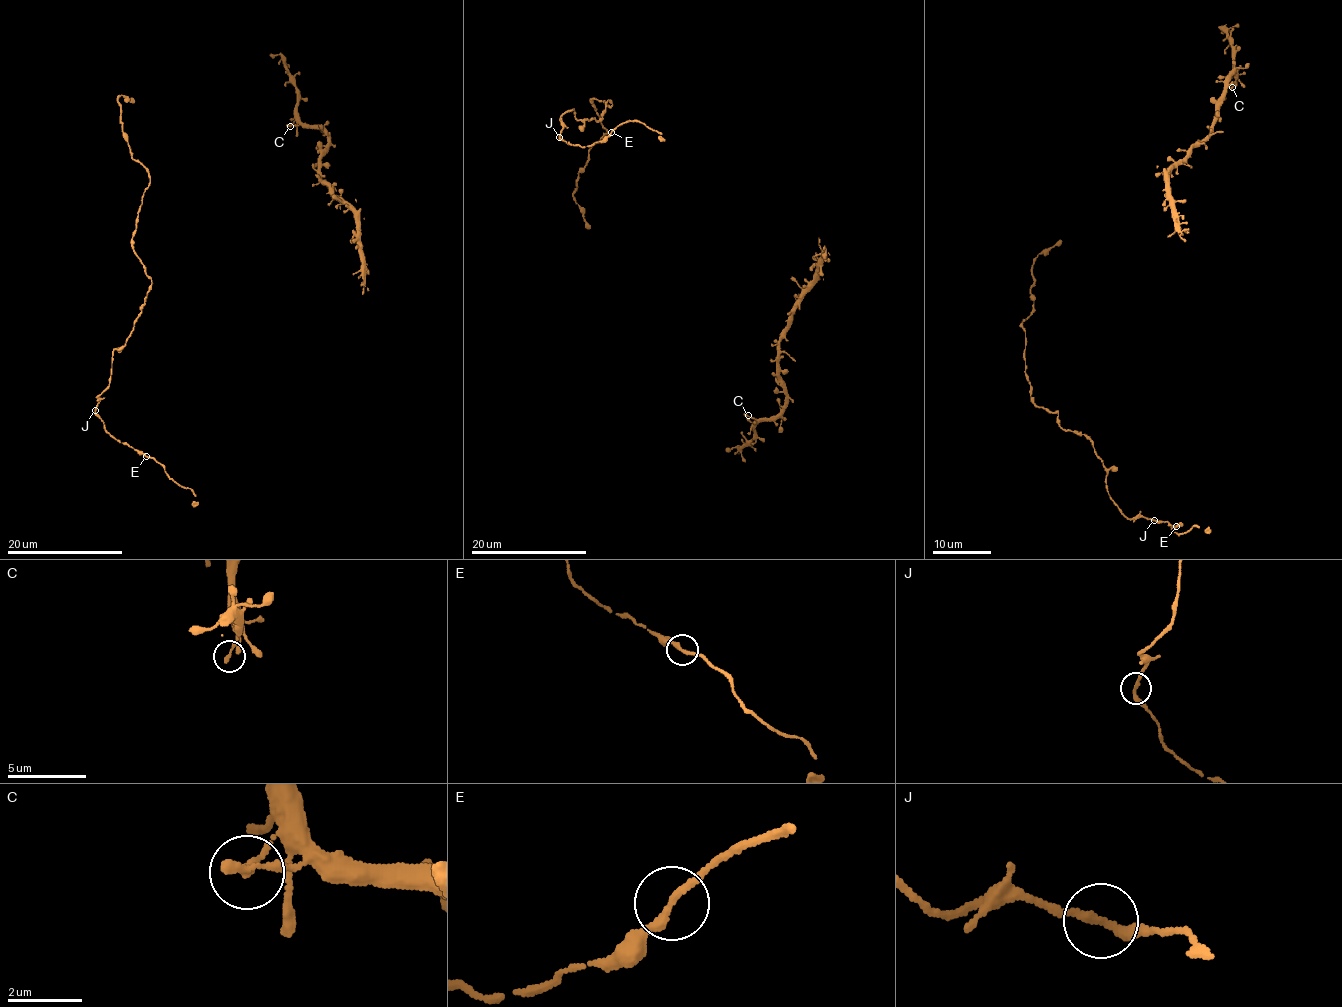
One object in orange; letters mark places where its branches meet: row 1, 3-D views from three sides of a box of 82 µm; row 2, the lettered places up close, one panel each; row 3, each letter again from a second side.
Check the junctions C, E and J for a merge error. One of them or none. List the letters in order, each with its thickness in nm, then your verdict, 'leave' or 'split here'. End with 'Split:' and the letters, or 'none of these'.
C: 240 nm | leave
E: 220 nm | leave
J: 240 nm | leave
Split: none of these

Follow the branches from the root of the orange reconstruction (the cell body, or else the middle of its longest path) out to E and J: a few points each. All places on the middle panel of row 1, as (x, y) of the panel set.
E: (590, 226), (573, 193), (607, 133), (592, 98), (612, 101), (602, 119), (561, 117), (568, 143), (611, 132)
J: (590, 226), (573, 193), (607, 133), (592, 98), (612, 101), (596, 120), (564, 114), (560, 137)

